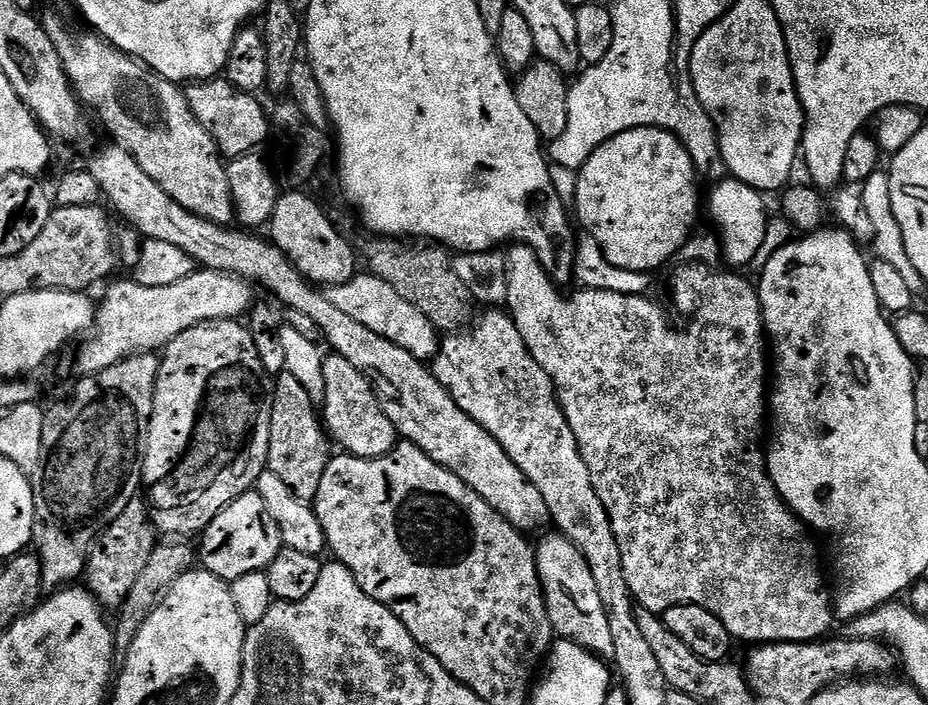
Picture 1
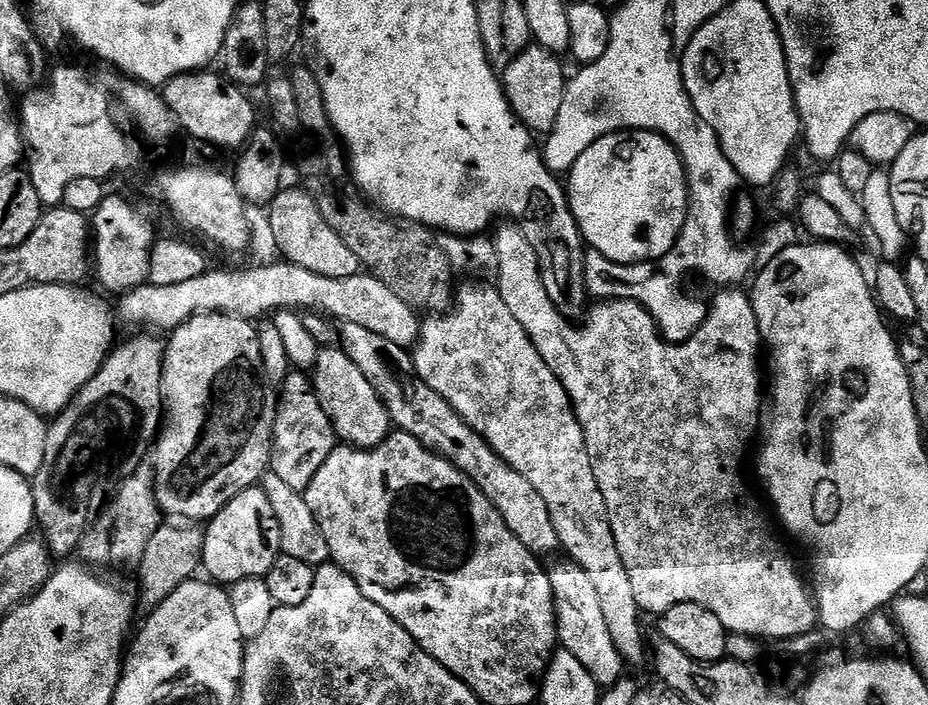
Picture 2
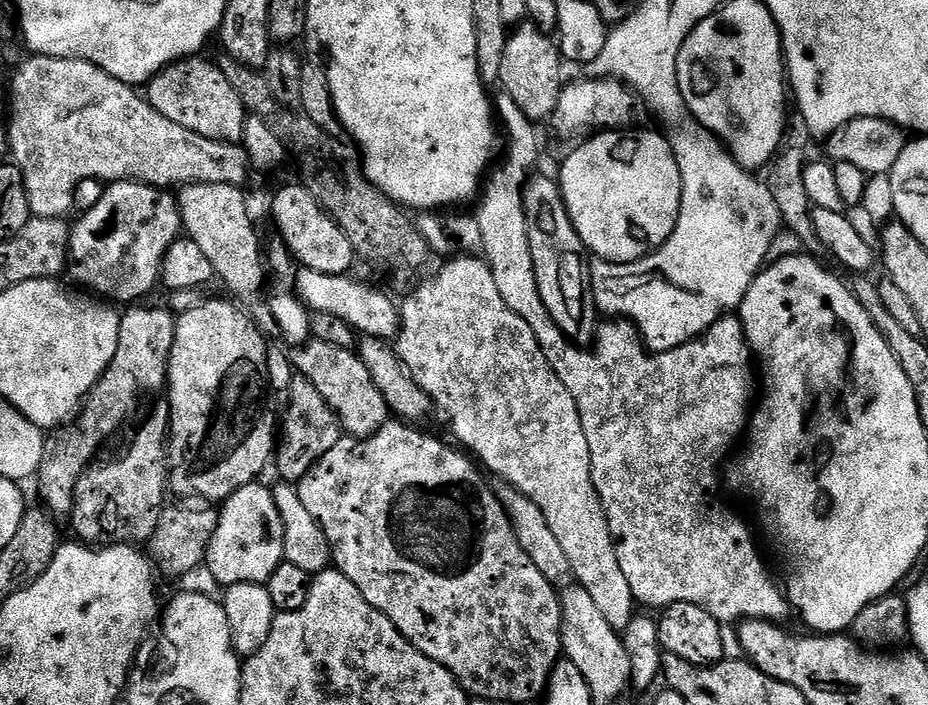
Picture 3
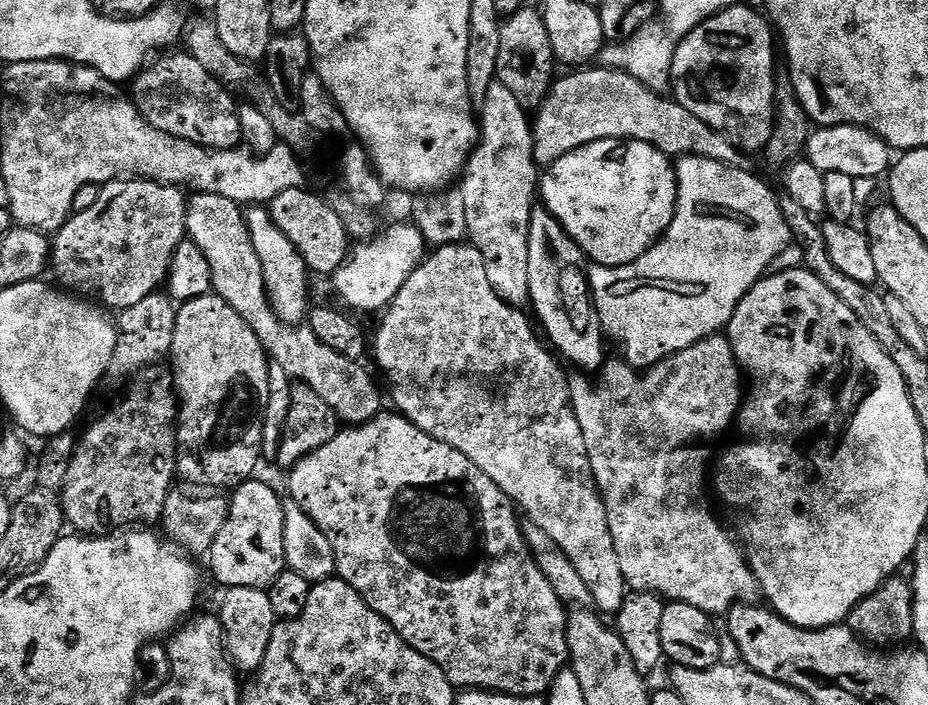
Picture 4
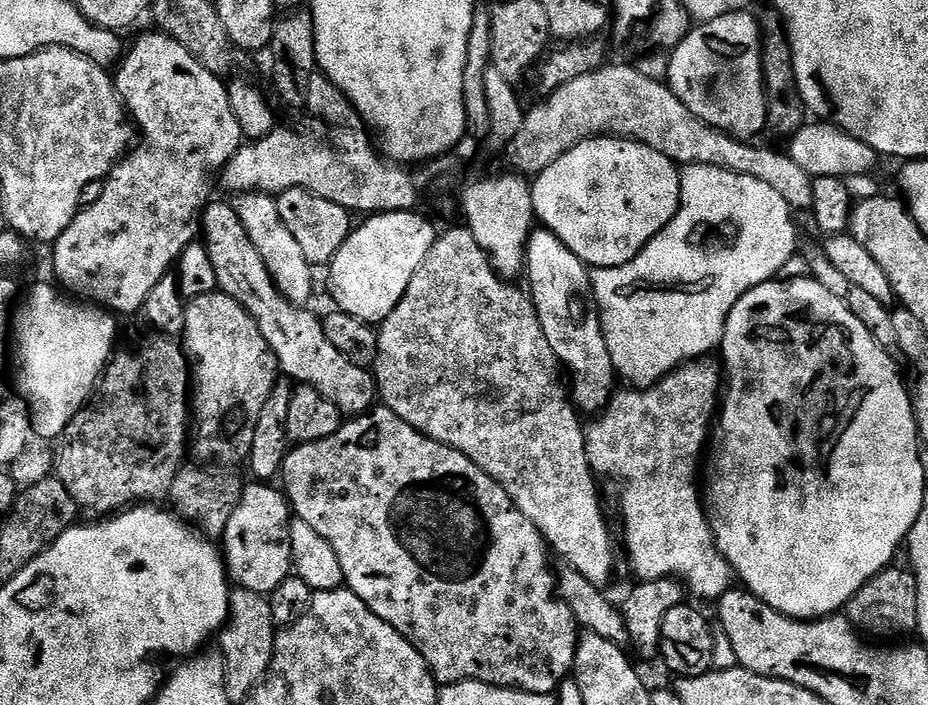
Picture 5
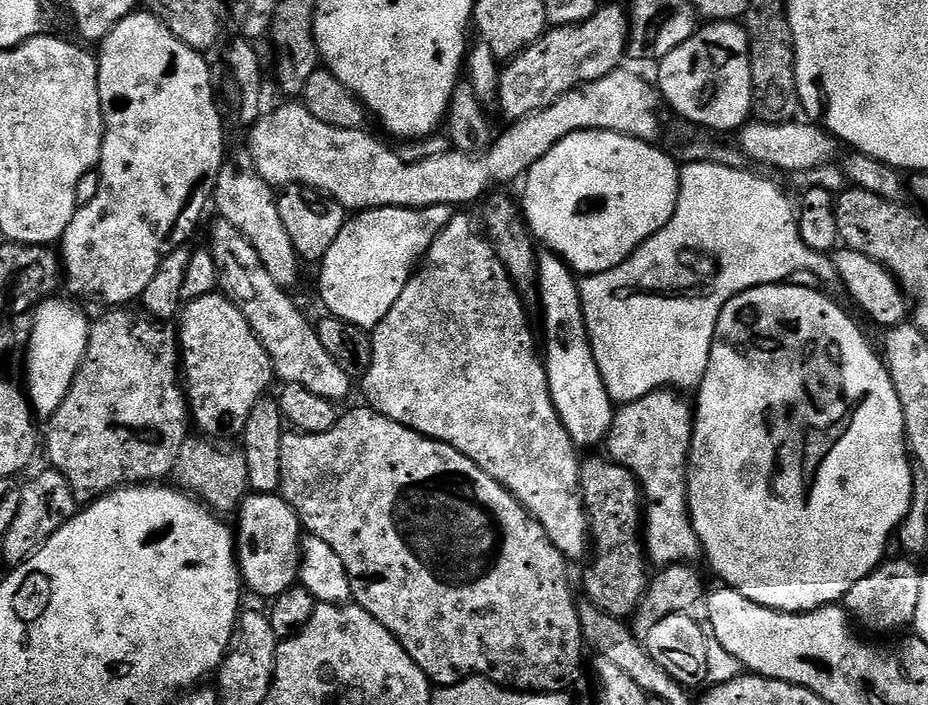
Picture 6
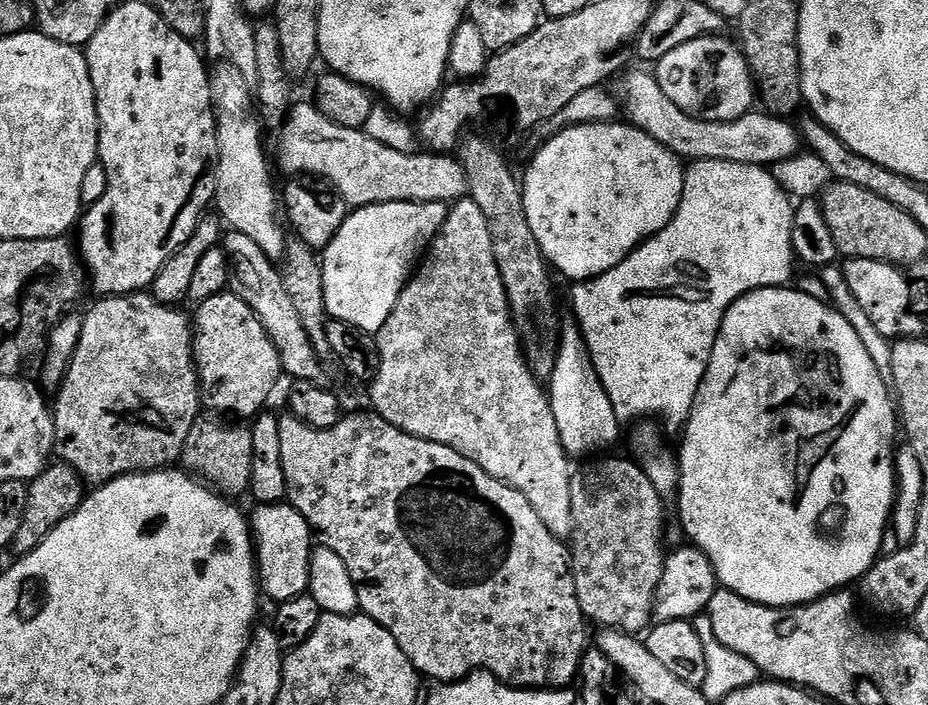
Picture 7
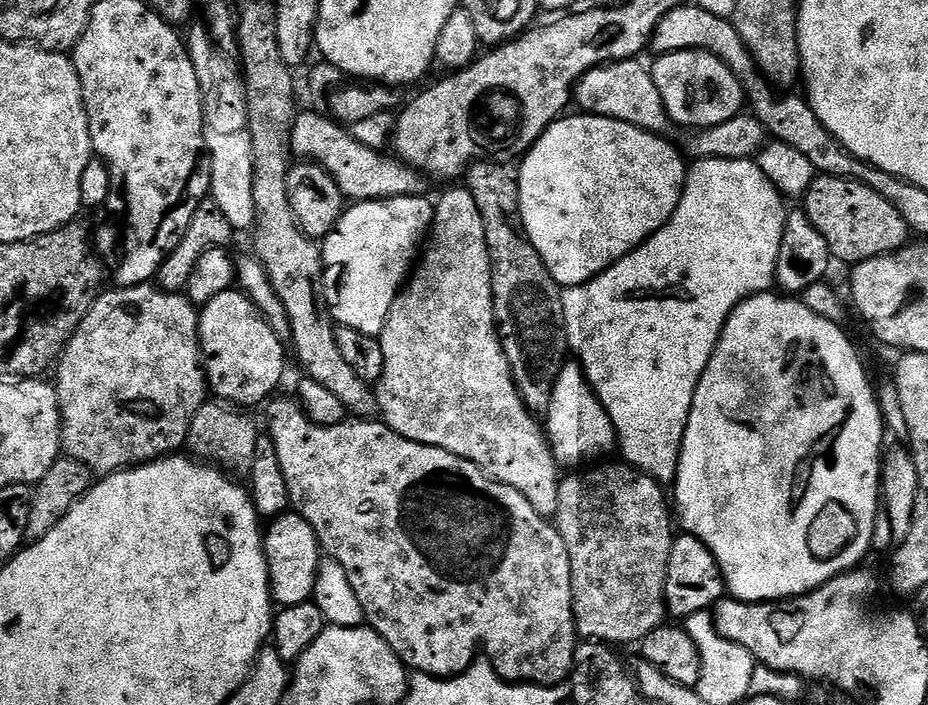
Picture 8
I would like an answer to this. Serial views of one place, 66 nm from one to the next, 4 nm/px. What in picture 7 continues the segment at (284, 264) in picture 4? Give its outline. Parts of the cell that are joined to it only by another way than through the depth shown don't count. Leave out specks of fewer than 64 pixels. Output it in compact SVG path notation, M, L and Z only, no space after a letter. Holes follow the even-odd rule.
M220 62L216 69L213 67L208 81L212 108L216 112L218 138L214 161L214 208L220 211L219 219L231 231L246 234L246 238L258 242L258 246L262 246L262 254L266 254L273 262L283 261L286 251L285 225L278 215L278 188L272 185L272 174L268 170L270 156L264 153L264 140L260 137L262 124L254 115L253 85L242 74L242 70L231 62Z

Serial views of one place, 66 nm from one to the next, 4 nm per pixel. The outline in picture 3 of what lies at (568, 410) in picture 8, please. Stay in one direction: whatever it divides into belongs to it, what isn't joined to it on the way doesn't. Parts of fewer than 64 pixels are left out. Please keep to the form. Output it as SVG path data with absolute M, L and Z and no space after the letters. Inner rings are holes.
M533 175L522 188L522 203L538 290L550 318L563 330L564 335L577 346L588 346L596 339L598 309L590 295L586 260L584 264L586 249L570 222L557 181L548 177L551 175L540 175L544 176Z

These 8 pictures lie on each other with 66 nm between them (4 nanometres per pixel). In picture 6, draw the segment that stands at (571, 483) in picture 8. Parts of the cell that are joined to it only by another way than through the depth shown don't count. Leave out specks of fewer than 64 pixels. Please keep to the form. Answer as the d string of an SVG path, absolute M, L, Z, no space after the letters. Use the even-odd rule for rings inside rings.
M600 456L585 459L580 465L580 496L584 500L584 509L588 511L590 544L594 549L590 556L592 565L584 572L584 592L588 595L585 596L587 603L598 606L611 616L628 618L642 602L650 579L650 561L646 555L642 535L646 505L644 494L640 491L640 484L634 478L634 474L622 465L615 464L613 460Z

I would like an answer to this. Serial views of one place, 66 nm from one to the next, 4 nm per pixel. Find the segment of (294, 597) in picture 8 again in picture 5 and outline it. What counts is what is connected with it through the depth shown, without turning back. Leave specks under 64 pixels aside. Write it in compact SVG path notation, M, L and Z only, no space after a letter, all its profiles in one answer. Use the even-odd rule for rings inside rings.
M252 482L245 487L242 498L230 518L230 526L226 526L222 537L222 555L231 583L263 597L278 590L278 586L282 586L282 582L286 582L286 578L294 572L290 546L290 526L292 525L290 505L279 487L271 487L274 486L268 482Z

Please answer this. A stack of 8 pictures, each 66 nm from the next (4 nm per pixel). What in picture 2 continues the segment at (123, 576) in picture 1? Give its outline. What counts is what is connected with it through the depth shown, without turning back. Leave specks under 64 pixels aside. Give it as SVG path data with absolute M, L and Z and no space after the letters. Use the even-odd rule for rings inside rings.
M137 470L131 476L121 479L115 489L116 497L112 501L109 499L103 505L105 508L101 507L95 513L94 519L80 535L78 556L85 565L96 570L124 568L127 564L136 566L142 554L146 554L146 546L150 538L154 538L154 530L161 526L162 513L156 501L153 473L144 471Z

